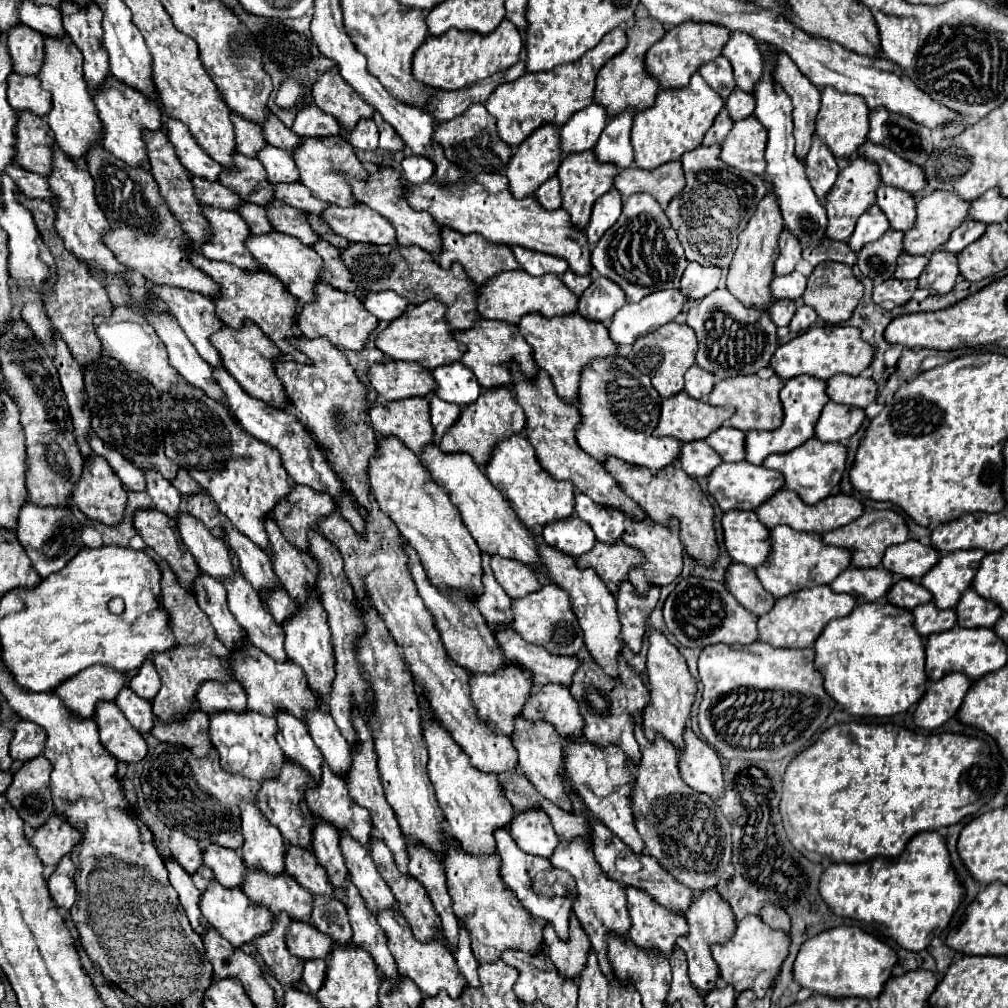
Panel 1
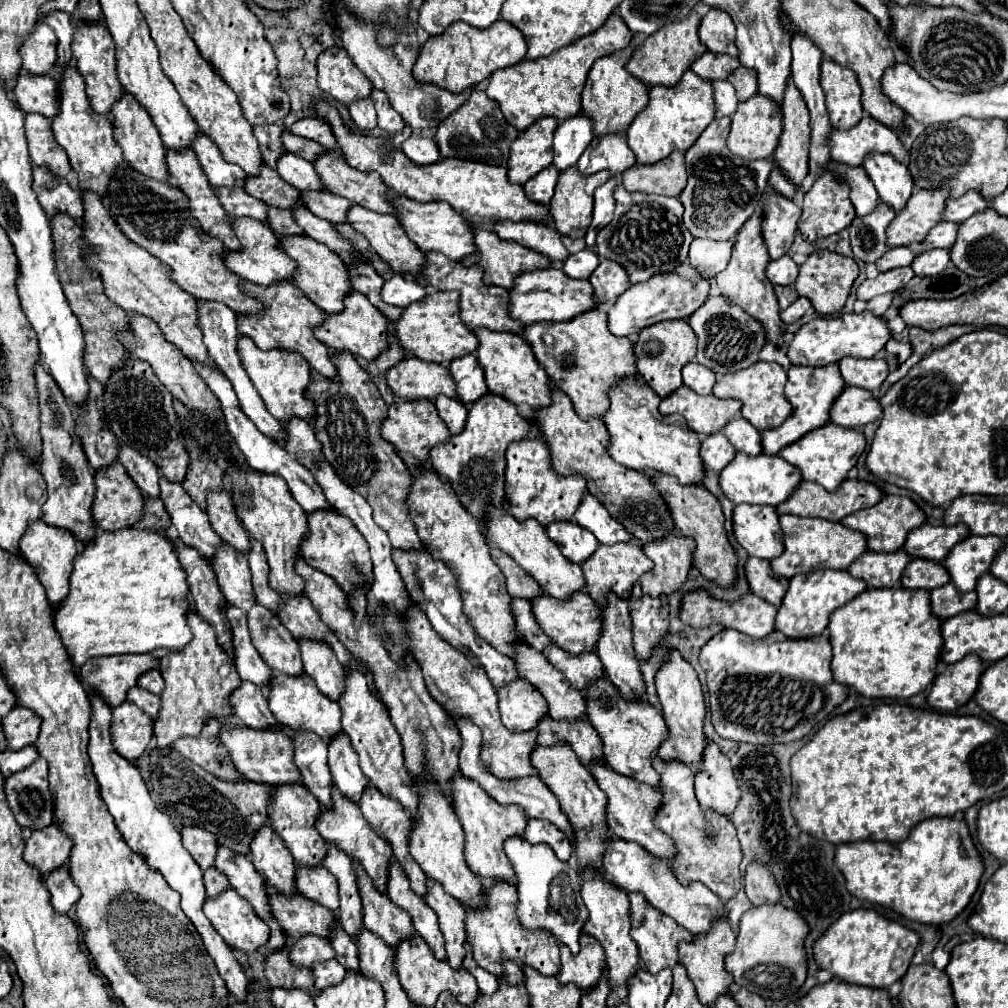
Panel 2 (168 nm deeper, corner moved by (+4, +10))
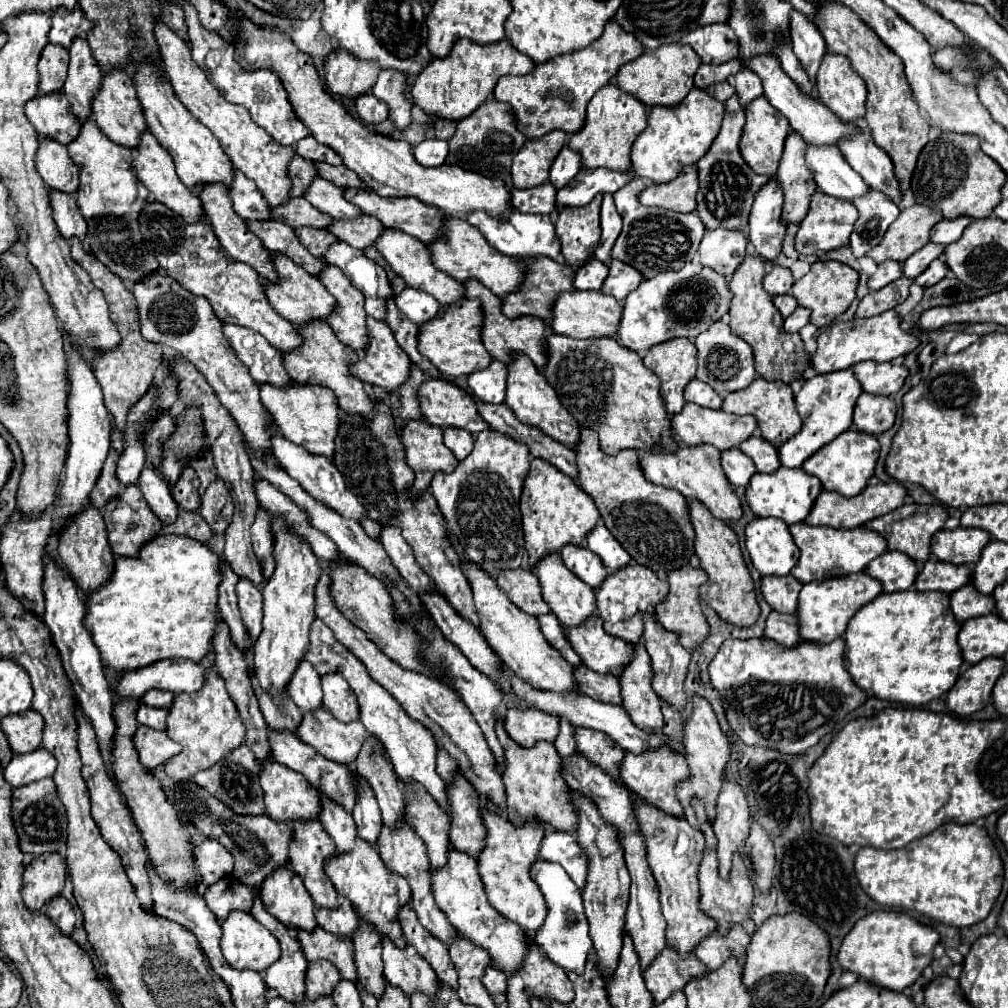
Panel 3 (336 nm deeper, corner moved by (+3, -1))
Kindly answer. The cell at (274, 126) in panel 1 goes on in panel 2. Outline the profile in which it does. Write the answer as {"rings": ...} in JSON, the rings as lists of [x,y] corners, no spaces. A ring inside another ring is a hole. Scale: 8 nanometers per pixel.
{"rings":[[[285,130],[285,134],[283,134],[283,144],[289,152],[293,152],[293,154],[309,160],[309,162],[317,160],[317,156],[327,152],[325,148],[321,148],[321,144],[315,144],[313,140],[305,140],[301,136],[293,136],[289,130]]]}

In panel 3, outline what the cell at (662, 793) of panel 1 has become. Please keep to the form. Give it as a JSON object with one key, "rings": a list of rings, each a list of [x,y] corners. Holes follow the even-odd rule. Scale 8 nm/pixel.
{"rings":[[[694,797],[694,813],[696,813],[696,819],[698,819],[700,831],[704,835],[704,841],[706,841],[706,847],[702,851],[700,869],[698,869],[698,885],[700,885],[698,903],[700,903],[700,909],[710,919],[716,921],[718,931],[726,933],[732,923],[742,923],[748,917],[748,909],[752,907],[752,881],[748,879],[748,869],[746,869],[746,865],[744,865],[744,861],[738,853],[734,853],[734,859],[732,859],[730,879],[722,879],[718,875],[718,861],[716,861],[716,851],[714,851],[716,849],[716,839],[714,839],[714,833],[712,833],[712,825],[708,823],[708,817],[704,813],[702,801],[698,797]]]}

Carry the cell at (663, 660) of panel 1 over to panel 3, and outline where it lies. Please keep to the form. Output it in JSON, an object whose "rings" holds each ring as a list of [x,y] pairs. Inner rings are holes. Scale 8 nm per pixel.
{"rings":[[[694,695],[694,715],[690,715],[684,723],[682,723],[682,743],[684,743],[684,757],[686,757],[686,763],[688,763],[688,769],[690,769],[690,777],[686,781],[680,781],[674,791],[676,791],[676,797],[678,801],[682,803],[684,807],[684,813],[686,813],[686,819],[692,823],[692,827],[698,829],[698,823],[696,823],[696,817],[694,817],[694,811],[690,807],[690,797],[696,795],[704,807],[706,807],[706,815],[708,819],[714,819],[714,807],[716,807],[716,797],[718,797],[718,791],[720,791],[720,785],[722,785],[722,775],[724,775],[724,767],[730,759],[730,747],[728,747],[728,739],[726,735],[720,731],[718,727],[718,721],[716,721],[716,715],[710,707],[710,703],[704,699],[704,697],[698,697]]]}

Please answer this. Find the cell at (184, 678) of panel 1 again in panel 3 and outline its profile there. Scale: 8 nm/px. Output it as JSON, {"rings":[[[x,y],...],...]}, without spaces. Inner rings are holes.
{"rings":[[[212,669],[206,671],[202,689],[194,693],[174,693],[174,703],[168,713],[166,733],[170,739],[182,745],[182,753],[166,761],[166,775],[176,781],[190,781],[194,771],[212,767],[218,759],[226,757],[234,747],[244,743],[244,723],[238,707],[232,703],[224,687],[224,679]]]}

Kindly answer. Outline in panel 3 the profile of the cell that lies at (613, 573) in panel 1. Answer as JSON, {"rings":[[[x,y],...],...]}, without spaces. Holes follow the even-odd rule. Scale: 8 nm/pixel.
{"rings":[[[628,563],[626,567],[608,573],[608,577],[602,581],[602,587],[596,589],[596,609],[604,621],[604,629],[628,643],[638,643],[642,637],[642,615],[646,609],[660,603],[666,597],[666,591],[668,583],[638,563]]]}

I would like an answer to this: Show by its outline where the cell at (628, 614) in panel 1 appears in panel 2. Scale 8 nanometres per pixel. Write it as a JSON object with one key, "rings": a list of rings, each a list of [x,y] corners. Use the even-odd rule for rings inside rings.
{"rings":[[[635,584],[629,598],[629,614],[633,618],[633,644],[637,660],[649,660],[653,650],[669,632],[669,612],[665,598],[649,598]]]}

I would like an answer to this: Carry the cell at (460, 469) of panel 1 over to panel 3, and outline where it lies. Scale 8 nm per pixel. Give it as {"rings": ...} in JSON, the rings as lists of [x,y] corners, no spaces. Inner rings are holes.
{"rings":[[[548,553],[546,557],[542,557],[534,567],[532,573],[538,577],[538,583],[542,587],[542,597],[548,603],[548,607],[552,609],[552,613],[560,619],[560,623],[564,627],[576,627],[580,623],[584,623],[594,611],[596,611],[596,599],[594,599],[594,591],[590,585],[582,583],[564,563],[560,553]]]}

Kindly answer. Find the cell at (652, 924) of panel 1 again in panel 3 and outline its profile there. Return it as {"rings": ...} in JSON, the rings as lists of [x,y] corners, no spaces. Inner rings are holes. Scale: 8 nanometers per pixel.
{"rings":[[[664,947],[644,969],[644,981],[654,1001],[660,1003],[670,997],[672,991],[684,989],[688,979],[702,977],[702,973],[706,973],[706,965],[700,963],[694,953],[682,957],[678,951]]]}

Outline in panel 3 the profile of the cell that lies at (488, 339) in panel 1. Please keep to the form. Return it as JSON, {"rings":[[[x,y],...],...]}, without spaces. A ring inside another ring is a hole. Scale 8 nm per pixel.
{"rings":[[[512,355],[510,363],[506,363],[508,377],[506,377],[506,399],[504,403],[514,411],[522,423],[540,427],[542,433],[550,435],[552,439],[558,439],[560,443],[566,443],[568,447],[574,447],[578,443],[578,421],[558,403],[556,391],[546,383],[544,375],[536,369],[536,365],[526,355]]]}

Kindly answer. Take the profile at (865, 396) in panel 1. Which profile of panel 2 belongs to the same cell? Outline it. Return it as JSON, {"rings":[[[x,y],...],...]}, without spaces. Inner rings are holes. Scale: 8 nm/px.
{"rings":[[[847,356],[839,362],[839,368],[847,386],[857,386],[865,390],[877,390],[889,374],[889,366],[883,358],[857,360],[853,356]]]}

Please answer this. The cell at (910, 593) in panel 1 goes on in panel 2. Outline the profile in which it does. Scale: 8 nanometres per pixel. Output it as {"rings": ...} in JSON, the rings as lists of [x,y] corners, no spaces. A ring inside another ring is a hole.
{"rings":[[[913,558],[901,578],[903,588],[925,588],[925,590],[945,586],[947,582],[949,582],[949,572],[941,568],[941,562],[921,560],[921,558]]]}

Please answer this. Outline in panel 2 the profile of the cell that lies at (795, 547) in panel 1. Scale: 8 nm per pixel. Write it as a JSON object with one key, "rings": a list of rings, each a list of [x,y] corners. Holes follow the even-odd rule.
{"rings":[[[781,516],[781,526],[785,534],[785,552],[771,560],[773,572],[783,578],[793,578],[799,572],[793,570],[821,570],[821,568],[833,568],[833,570],[847,570],[851,562],[855,562],[865,550],[867,550],[867,540],[865,534],[853,530],[853,528],[843,528],[839,522],[827,522],[823,518],[797,518],[797,516]]]}

